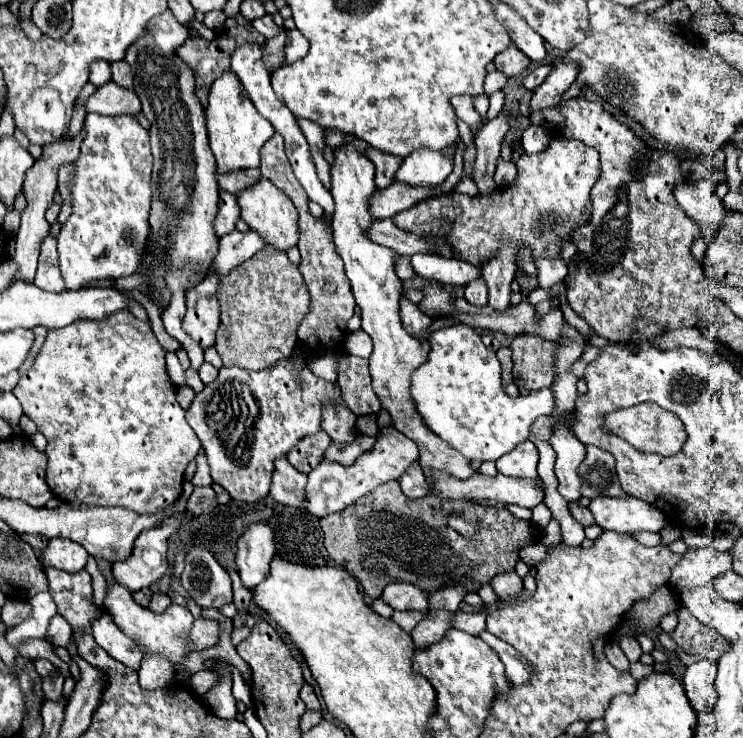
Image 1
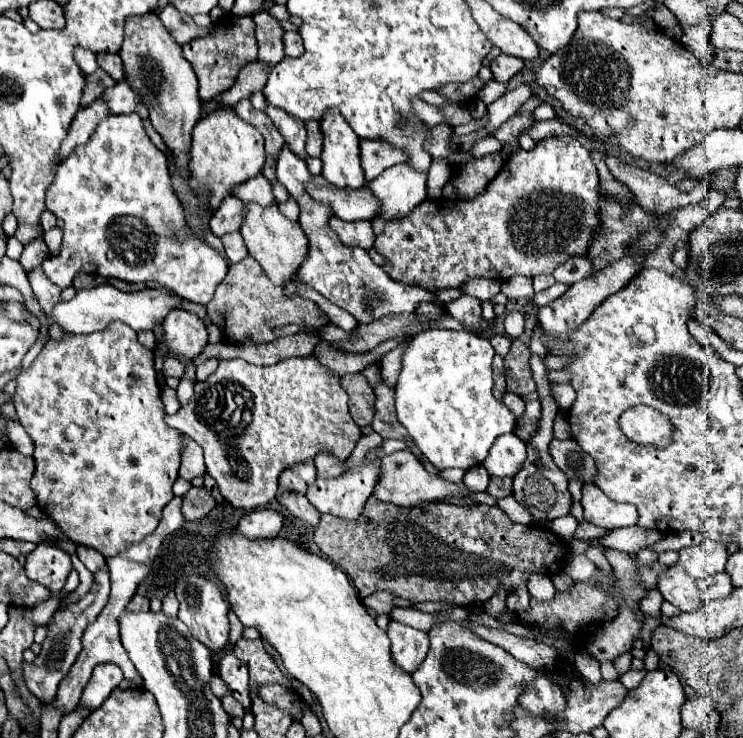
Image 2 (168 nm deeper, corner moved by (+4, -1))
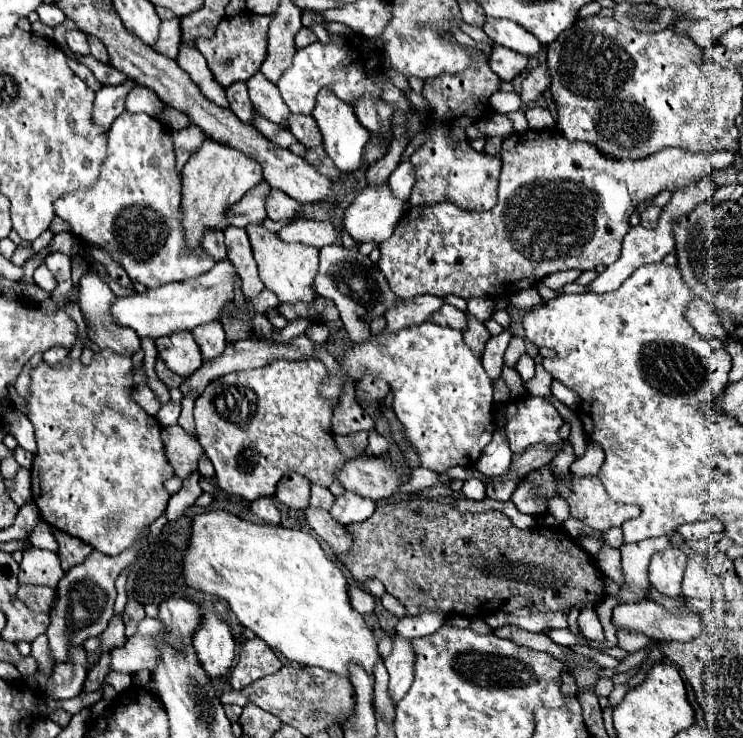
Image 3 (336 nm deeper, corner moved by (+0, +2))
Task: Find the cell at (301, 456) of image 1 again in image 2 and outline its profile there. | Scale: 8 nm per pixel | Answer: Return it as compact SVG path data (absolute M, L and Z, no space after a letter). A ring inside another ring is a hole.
M311 461L303 465L293 465L281 473L277 493L305 493L311 481L315 481L315 465Z

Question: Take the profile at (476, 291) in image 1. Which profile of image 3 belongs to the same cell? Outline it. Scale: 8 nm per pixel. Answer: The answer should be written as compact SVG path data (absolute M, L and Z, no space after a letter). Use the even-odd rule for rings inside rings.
M465 312L465 314L467 314L467 330L463 332L463 340L481 356L487 340L491 338L491 334L485 328L485 324L479 322L471 312Z

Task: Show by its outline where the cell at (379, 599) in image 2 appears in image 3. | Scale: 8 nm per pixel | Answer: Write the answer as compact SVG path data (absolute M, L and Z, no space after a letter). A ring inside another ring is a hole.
M359 586L349 588L349 598L351 598L351 606L359 610L359 614L371 614L375 610L375 598Z

